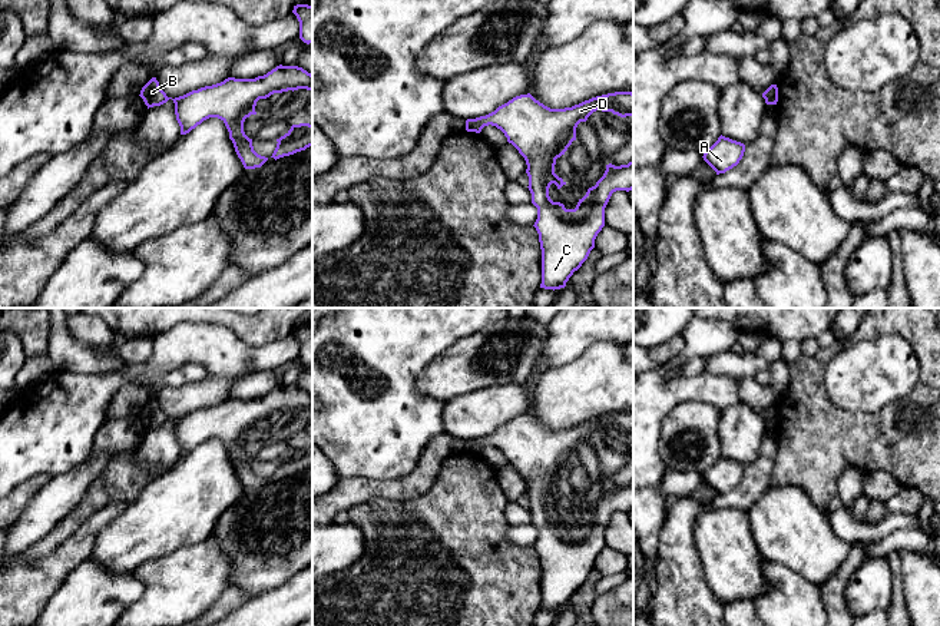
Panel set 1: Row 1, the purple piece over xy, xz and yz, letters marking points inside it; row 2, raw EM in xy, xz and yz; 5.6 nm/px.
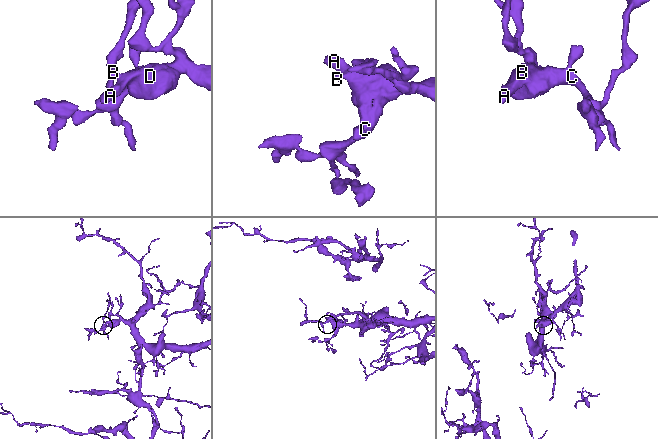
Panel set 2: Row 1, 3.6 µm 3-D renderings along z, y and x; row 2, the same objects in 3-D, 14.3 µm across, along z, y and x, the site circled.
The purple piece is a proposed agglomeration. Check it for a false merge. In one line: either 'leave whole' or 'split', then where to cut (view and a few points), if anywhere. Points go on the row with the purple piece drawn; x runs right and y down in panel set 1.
leave whole; no cut

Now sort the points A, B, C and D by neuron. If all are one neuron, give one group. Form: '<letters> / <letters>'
A B C D

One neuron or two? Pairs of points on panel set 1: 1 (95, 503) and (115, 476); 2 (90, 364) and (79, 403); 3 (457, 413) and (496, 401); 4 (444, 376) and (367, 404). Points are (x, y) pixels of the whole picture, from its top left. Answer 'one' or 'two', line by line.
1: one
2: two
3: one
4: two

